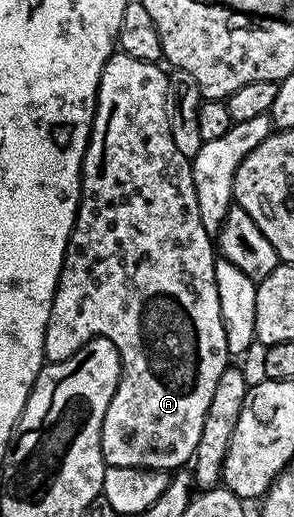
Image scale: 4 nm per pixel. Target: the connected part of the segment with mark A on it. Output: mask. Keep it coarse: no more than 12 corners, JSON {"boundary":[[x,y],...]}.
{"boundary":[[114,53],[45,357],[123,381],[111,467],[192,460],[230,366],[168,74]]}

